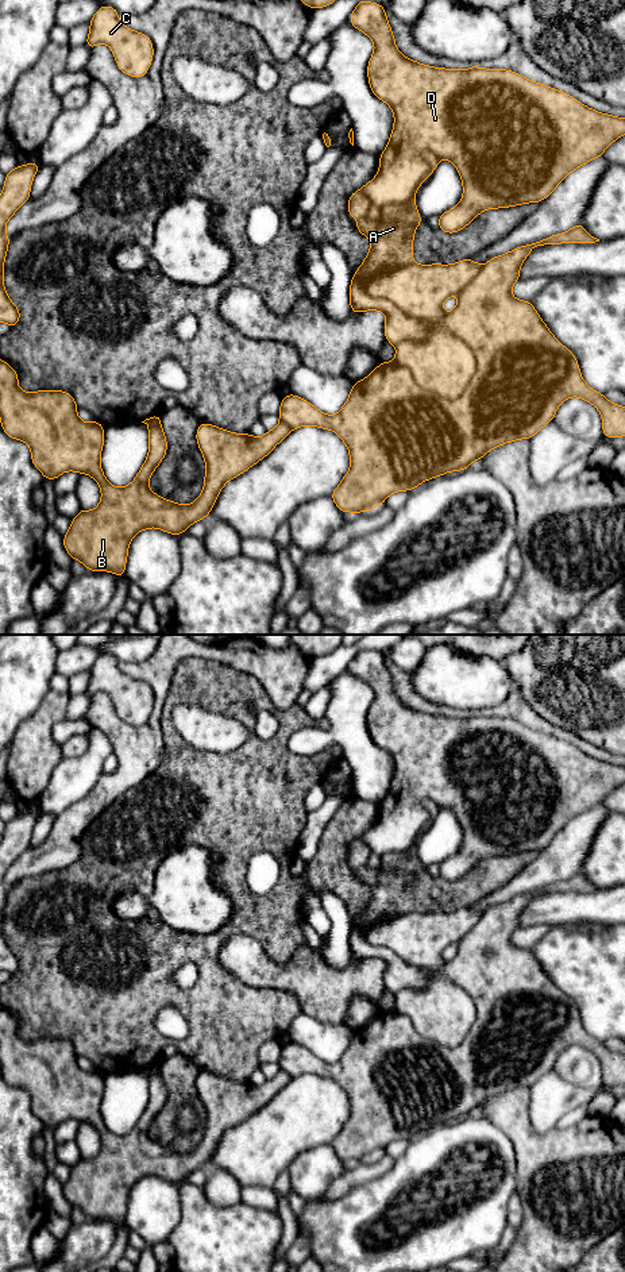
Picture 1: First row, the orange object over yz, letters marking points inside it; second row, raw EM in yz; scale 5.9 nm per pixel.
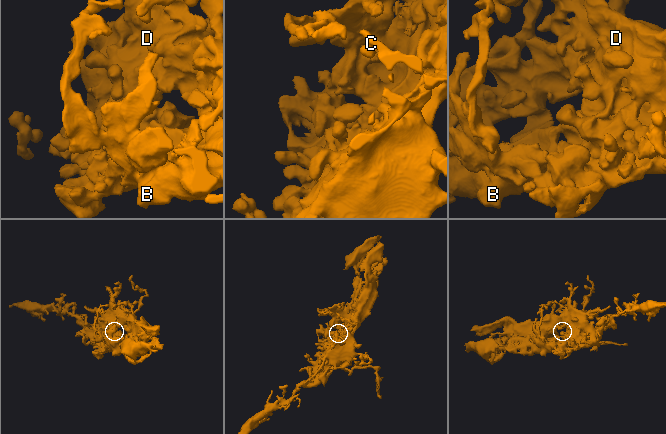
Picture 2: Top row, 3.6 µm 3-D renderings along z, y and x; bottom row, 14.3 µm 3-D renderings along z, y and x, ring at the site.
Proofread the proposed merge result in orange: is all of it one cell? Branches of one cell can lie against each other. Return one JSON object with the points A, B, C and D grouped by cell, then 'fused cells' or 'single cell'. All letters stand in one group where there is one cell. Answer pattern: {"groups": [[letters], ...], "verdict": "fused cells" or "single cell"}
{"groups": [["A"], ["B", "C", "D"]], "verdict": "fused cells"}

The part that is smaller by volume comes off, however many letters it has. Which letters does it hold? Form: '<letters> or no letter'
A

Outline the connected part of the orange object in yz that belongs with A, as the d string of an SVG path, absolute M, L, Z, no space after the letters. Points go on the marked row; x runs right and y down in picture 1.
M360 189L354 192L348 198L348 215L358 220L356 230L370 239L370 253L352 275L362 286L387 270L413 262L414 231L421 226L414 200L383 207L379 220L374 220L370 212L370 200Z

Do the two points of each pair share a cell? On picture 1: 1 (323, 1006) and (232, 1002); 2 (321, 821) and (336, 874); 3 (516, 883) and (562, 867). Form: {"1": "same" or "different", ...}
{"1": "different", "2": "different", "3": "same"}

